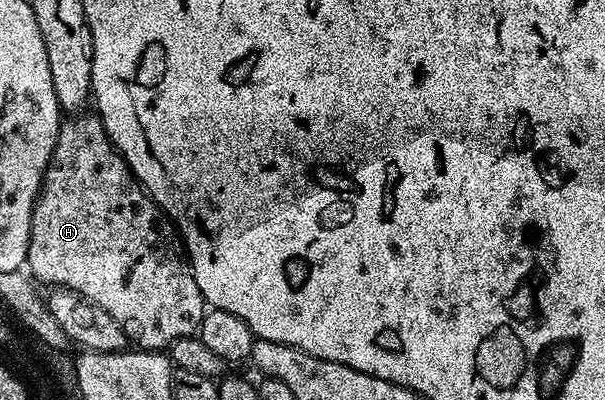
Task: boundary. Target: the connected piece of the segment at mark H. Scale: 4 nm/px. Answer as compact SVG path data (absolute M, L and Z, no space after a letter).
M75 114L60 123L59 137L47 167L47 173L43 175L43 185L39 187L39 196L35 200L35 209L31 215L31 237L29 238L26 267L40 285L68 288L77 295L84 296L86 300L91 300L97 306L101 306L101 310L109 310L109 314L113 314L113 318L125 322L127 338L132 345L143 350L170 349L171 344L177 342L177 338L196 335L199 331L199 323L203 320L205 301L197 286L197 278L193 278L191 261L187 259L183 241L171 217L159 207L159 203L141 187L131 173L129 166L123 161L123 156L113 146L103 121L99 119L98 115L87 115Z

